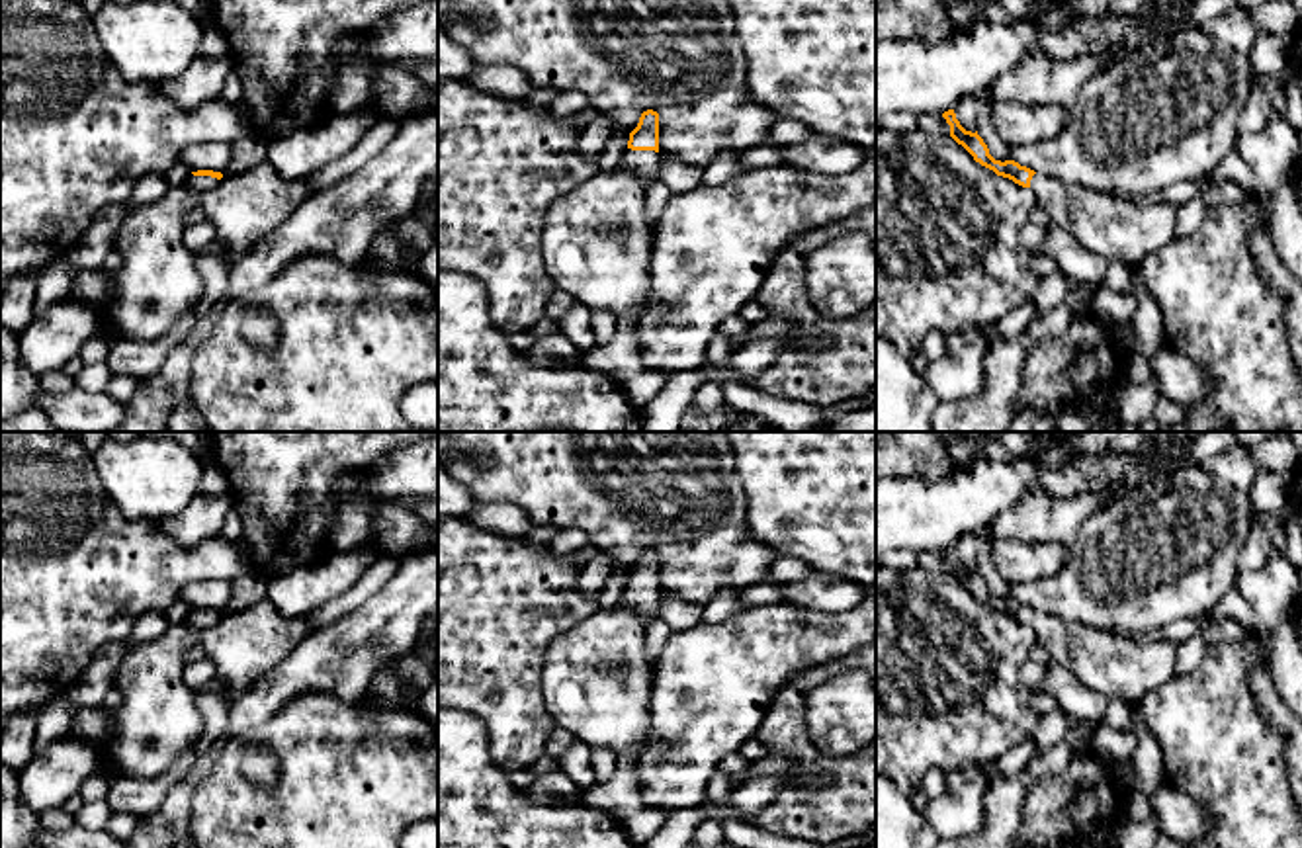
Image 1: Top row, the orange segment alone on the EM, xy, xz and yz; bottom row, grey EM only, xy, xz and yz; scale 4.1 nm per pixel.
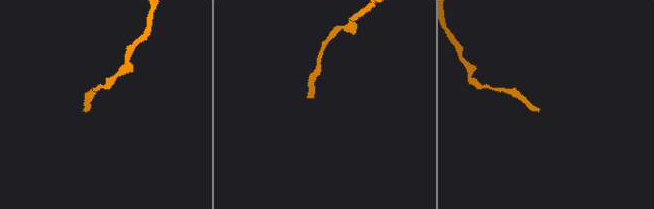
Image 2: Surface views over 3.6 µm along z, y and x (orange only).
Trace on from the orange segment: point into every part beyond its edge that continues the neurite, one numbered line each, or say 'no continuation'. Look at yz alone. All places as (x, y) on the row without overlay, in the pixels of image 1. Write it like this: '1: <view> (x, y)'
1: yz (1117, 667)

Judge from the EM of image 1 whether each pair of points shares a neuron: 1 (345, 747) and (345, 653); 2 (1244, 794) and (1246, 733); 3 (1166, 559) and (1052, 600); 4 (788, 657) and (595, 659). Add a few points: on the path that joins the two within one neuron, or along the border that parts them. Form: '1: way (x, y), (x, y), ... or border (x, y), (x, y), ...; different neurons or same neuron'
1: border (300, 696), (329, 692), (347, 702), (366, 698); different neurons
2: way (1244, 778), (1244, 755), (1250, 749); same neuron
3: way (1138, 565), (1105, 585), (1080, 591); same neuron
4: border (655, 667), (650, 712); different neurons

